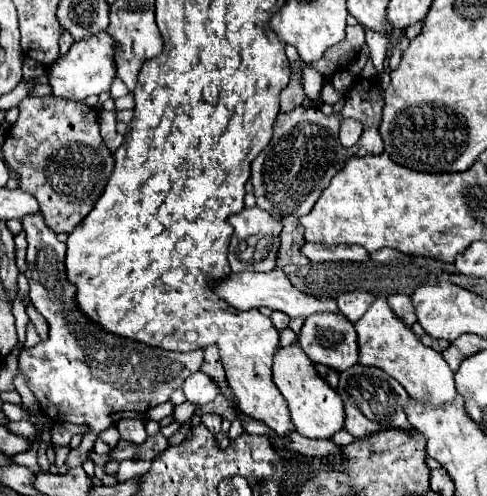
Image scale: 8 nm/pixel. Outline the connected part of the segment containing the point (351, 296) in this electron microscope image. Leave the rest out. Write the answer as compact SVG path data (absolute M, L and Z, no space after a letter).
M354 290L354 292L344 292L336 298L338 302L338 310L352 322L358 322L364 312L370 308L370 304L374 302L374 294L364 292L364 290Z

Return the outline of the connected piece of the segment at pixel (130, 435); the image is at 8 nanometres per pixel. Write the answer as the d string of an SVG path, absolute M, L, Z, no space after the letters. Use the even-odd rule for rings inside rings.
M122 418L122 420L116 422L116 428L118 428L122 440L134 442L134 444L142 444L146 440L146 430L144 430L144 422L142 420Z

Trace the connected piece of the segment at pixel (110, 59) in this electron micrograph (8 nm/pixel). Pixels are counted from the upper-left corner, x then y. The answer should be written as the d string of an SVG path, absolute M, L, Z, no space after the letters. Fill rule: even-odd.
M106 32L92 34L80 42L74 42L64 56L58 56L54 64L48 66L48 84L52 96L58 100L86 100L88 96L98 96L110 90L114 80L116 62L114 62L114 42Z

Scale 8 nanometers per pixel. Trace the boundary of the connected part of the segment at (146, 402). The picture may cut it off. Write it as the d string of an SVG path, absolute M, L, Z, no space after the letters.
M32 214L22 218L22 228L28 238L28 258L26 258L26 278L30 282L30 300L36 306L36 310L48 320L50 326L50 336L48 342L40 342L34 348L28 348L26 354L20 354L18 362L18 374L26 380L26 386L42 406L42 414L48 416L54 422L72 422L72 424L86 424L90 428L88 434L82 436L80 448L74 448L68 454L66 464L80 466L86 458L88 452L94 446L96 434L112 426L112 412L124 412L124 410L134 410L134 412L146 412L170 398L170 394L178 388L182 388L184 380L198 372L202 362L204 362L204 350L192 350L192 352L166 352L162 348L150 348L146 344L138 344L128 338L116 338L114 334L106 334L100 330L96 324L86 320L76 306L72 304L72 286L68 286L64 278L64 252L66 244L62 244L56 234L44 224L42 214Z

